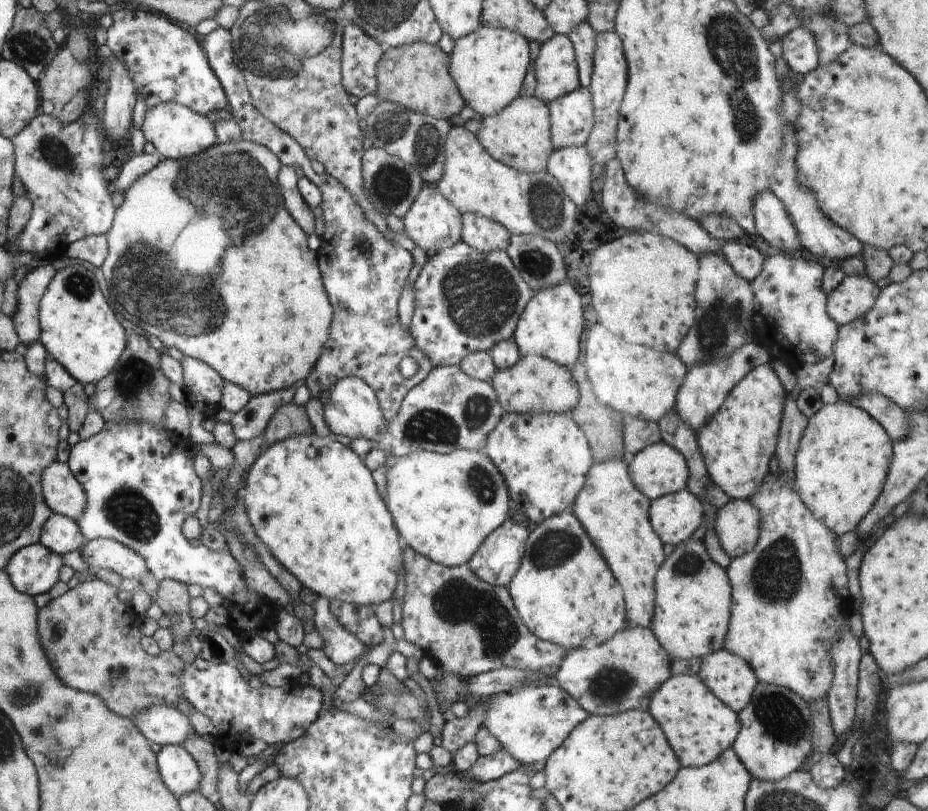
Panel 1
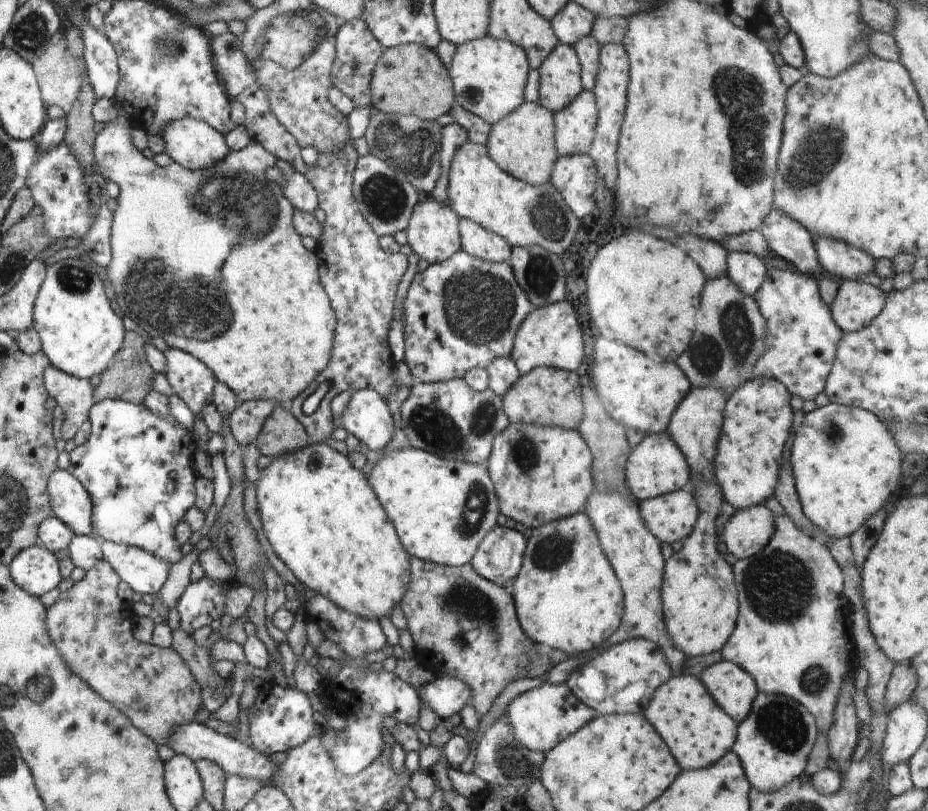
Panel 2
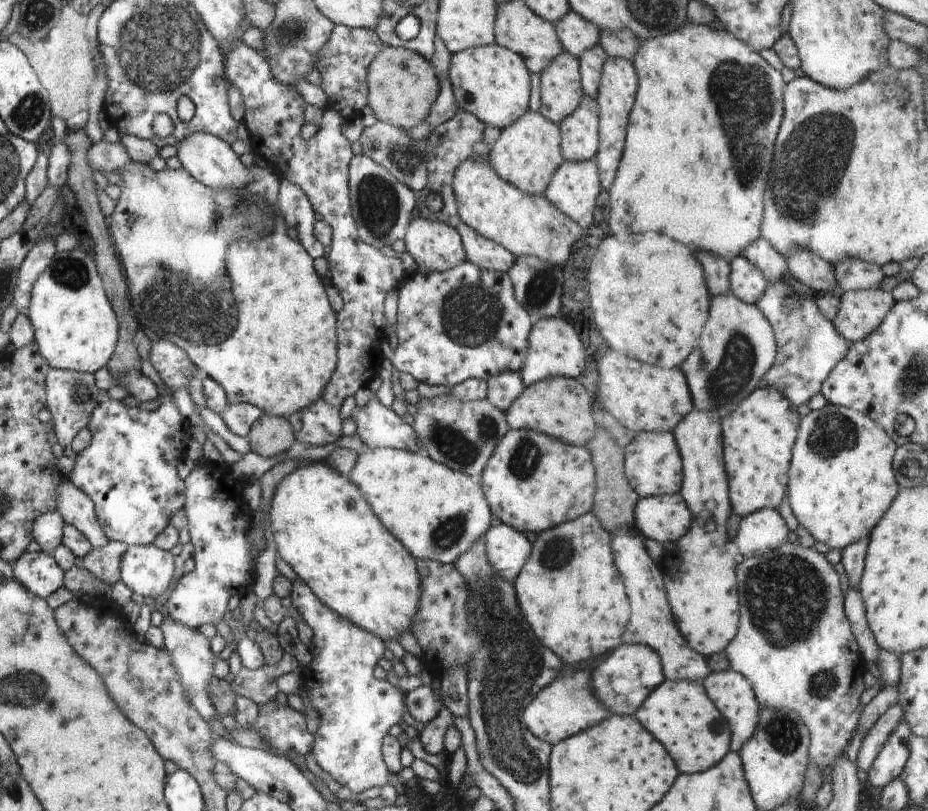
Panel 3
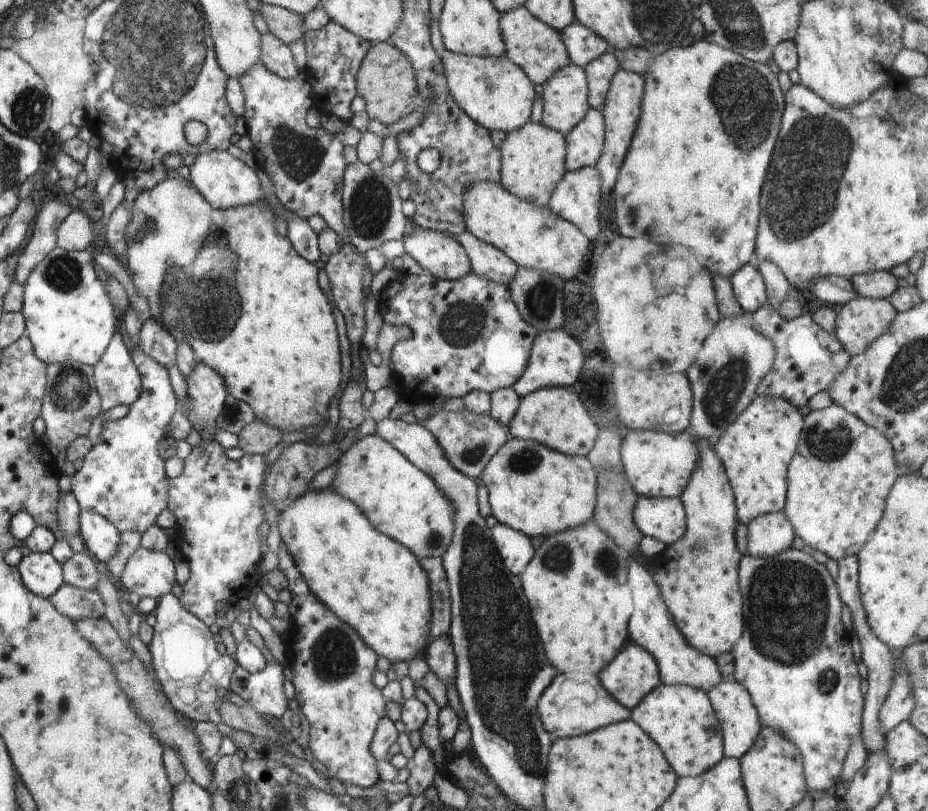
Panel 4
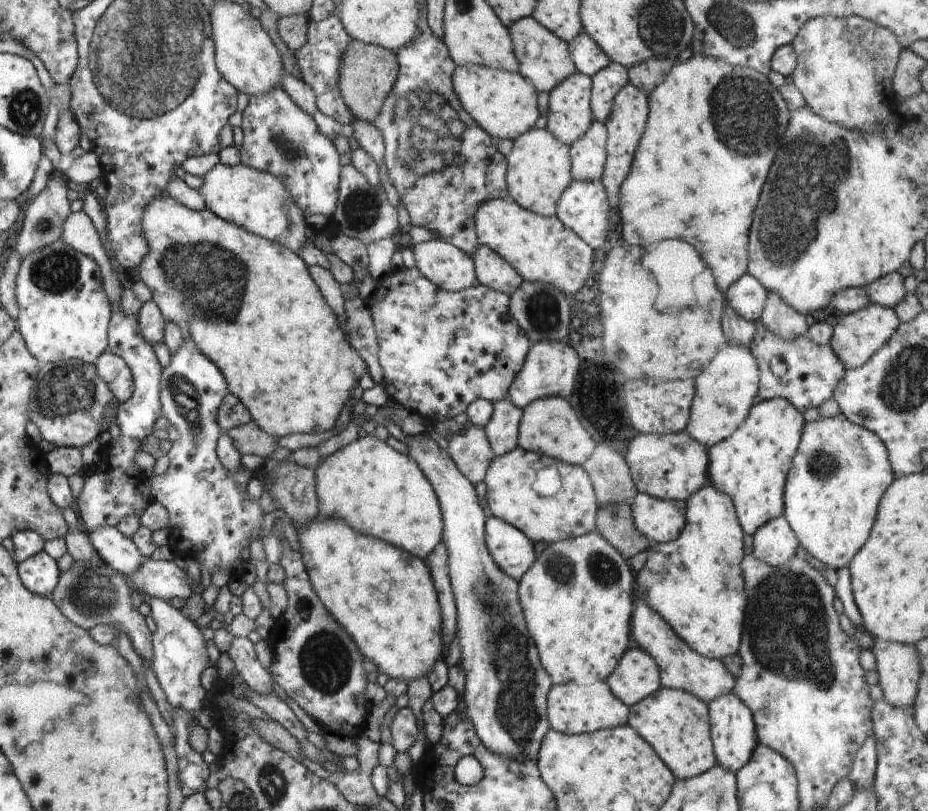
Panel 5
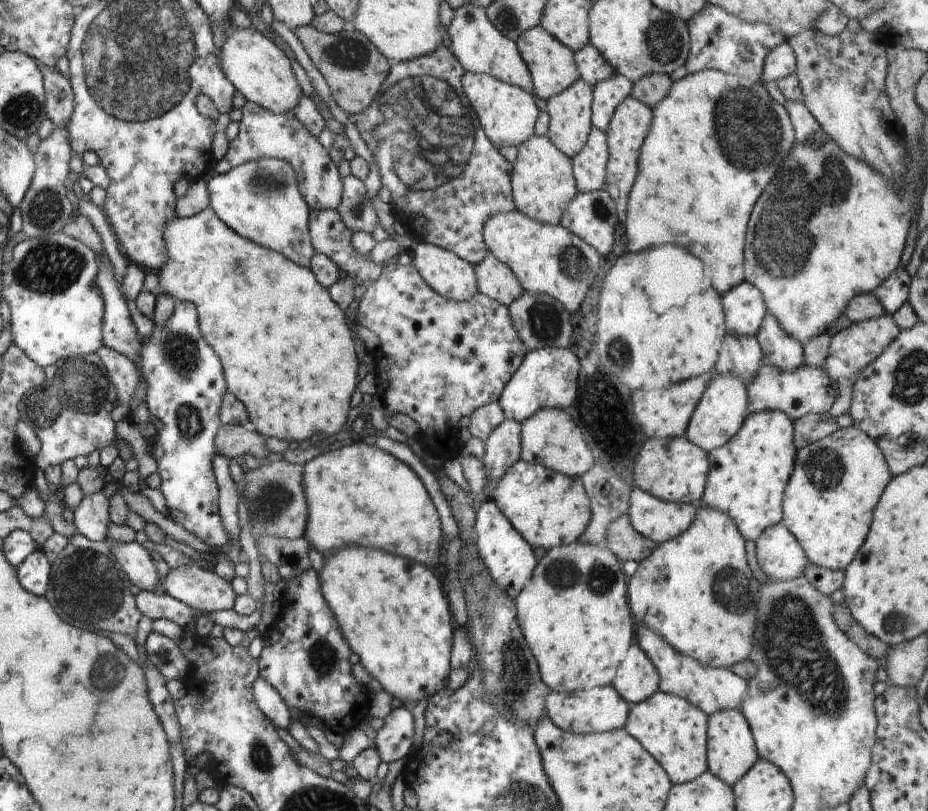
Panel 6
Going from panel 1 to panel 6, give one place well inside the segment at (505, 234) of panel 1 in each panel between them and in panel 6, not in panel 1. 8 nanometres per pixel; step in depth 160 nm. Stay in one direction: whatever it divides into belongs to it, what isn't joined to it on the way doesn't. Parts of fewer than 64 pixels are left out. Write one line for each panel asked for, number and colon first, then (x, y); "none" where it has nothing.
2: (477, 241)
3: (484, 253)
4: (486, 261)
5: (491, 270)
6: (495, 280)

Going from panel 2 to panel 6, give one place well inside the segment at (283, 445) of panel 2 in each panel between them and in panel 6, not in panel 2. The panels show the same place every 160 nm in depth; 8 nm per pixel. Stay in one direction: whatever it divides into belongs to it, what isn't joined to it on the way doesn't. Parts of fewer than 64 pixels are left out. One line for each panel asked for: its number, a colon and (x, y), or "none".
3: (269, 436)
4: (257, 438)
5: (249, 438)
6: (232, 441)

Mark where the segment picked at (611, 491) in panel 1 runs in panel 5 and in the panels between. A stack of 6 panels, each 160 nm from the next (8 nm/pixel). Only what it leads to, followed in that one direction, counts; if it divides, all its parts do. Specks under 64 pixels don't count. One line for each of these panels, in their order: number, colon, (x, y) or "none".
2: (633, 551)
3: (651, 623)
4: (651, 626)
5: (680, 667)

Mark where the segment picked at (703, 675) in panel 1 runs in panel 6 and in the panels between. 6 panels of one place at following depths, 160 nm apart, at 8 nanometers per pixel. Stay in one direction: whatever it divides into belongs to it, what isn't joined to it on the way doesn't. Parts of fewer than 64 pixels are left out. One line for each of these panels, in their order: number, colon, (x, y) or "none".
2: (733, 689)
3: (731, 693)
4: (740, 725)
5: (733, 731)
6: (731, 751)

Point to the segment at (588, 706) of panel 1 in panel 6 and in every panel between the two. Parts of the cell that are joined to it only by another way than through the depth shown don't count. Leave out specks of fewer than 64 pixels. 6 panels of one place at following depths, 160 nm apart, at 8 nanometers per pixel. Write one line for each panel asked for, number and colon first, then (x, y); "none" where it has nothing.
2: (614, 682)
3: (622, 680)
4: (633, 673)
5: (637, 675)
6: (636, 679)

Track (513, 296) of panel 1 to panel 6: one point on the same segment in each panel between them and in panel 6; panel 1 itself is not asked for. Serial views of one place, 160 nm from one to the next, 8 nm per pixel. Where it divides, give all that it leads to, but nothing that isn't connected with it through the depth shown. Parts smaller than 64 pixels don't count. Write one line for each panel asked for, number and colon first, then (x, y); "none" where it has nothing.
2: (462, 313)
3: (464, 323)
4: (467, 335)
5: (439, 351)
6: (441, 359)

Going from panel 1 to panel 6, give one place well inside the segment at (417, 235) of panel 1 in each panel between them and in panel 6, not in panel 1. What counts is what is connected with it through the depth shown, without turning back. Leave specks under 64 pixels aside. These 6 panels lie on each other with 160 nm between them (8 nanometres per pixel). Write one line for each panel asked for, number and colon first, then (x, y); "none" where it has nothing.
2: (433, 233)
3: (436, 246)
4: (443, 257)
5: (442, 263)
6: (450, 276)

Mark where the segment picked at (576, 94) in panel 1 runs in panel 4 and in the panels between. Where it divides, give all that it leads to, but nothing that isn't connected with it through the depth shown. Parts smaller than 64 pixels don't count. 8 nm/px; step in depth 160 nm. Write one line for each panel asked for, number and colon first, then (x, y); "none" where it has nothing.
2: (575, 124)
3: (579, 131)
4: (585, 142)

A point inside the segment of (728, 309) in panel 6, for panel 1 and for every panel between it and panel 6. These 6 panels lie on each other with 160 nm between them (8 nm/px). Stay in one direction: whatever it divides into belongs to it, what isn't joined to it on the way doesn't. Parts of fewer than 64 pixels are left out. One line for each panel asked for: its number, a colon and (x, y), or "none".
1: (746, 261)
2: (747, 271)
3: (747, 283)
4: (748, 286)
5: (746, 296)

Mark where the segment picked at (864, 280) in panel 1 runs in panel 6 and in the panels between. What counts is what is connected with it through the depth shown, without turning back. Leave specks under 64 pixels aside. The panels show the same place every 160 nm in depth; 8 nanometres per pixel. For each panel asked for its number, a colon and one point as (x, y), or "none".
2: (857, 304)
3: (860, 312)
4: (861, 321)
5: (857, 336)
6: (852, 349)

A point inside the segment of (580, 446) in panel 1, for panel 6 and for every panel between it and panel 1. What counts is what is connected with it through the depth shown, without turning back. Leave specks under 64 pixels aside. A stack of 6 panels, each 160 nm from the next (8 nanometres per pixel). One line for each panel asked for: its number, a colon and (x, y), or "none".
2: (541, 474)
3: (534, 482)
4: (533, 489)
5: (548, 500)
6: (549, 509)

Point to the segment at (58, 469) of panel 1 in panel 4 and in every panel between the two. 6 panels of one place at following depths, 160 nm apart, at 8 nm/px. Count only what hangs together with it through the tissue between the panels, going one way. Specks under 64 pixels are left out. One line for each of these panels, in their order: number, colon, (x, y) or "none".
2: (70, 501)
3: (76, 508)
4: (102, 539)

